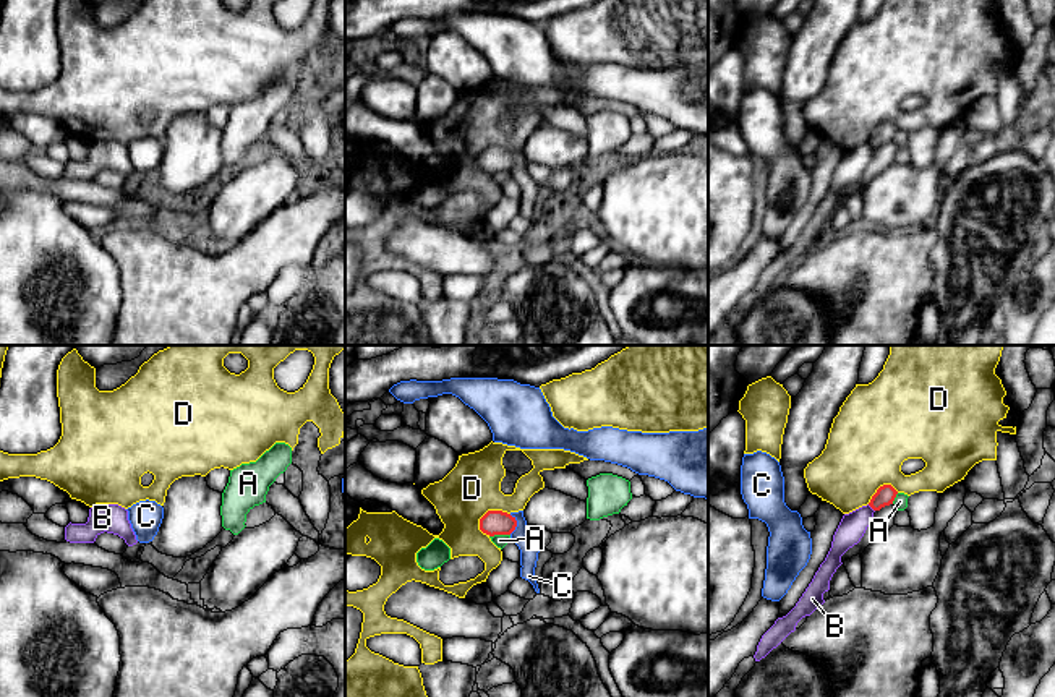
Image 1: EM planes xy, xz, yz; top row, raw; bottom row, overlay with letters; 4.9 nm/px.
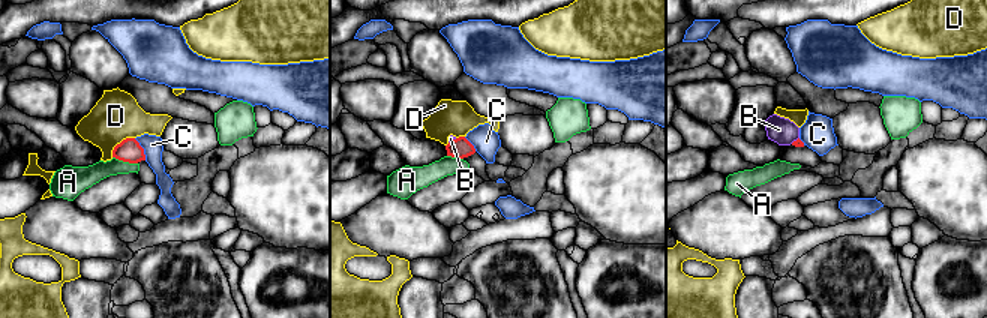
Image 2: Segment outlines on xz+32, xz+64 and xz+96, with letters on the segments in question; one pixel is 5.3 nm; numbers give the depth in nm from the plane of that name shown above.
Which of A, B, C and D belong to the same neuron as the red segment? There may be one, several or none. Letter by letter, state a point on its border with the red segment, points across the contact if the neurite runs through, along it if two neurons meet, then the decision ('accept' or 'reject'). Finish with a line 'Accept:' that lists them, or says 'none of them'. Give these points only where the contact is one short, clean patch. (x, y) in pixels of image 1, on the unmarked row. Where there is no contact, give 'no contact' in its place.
A: xz (499, 171) | reject
B: yz (871, 143) | along yz (867, 141), (874, 148) | reject
C: xz (516, 161) | reject
D: xz (490, 148) | reject
Accept: none of them

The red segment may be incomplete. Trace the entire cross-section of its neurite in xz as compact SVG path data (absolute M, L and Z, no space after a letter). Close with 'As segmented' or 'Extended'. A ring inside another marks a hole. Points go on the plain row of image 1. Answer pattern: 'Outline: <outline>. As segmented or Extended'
Outline: M488 148L480 156L480 167L489 173L510 172L517 164L515 154L502 148Z. As segmented

